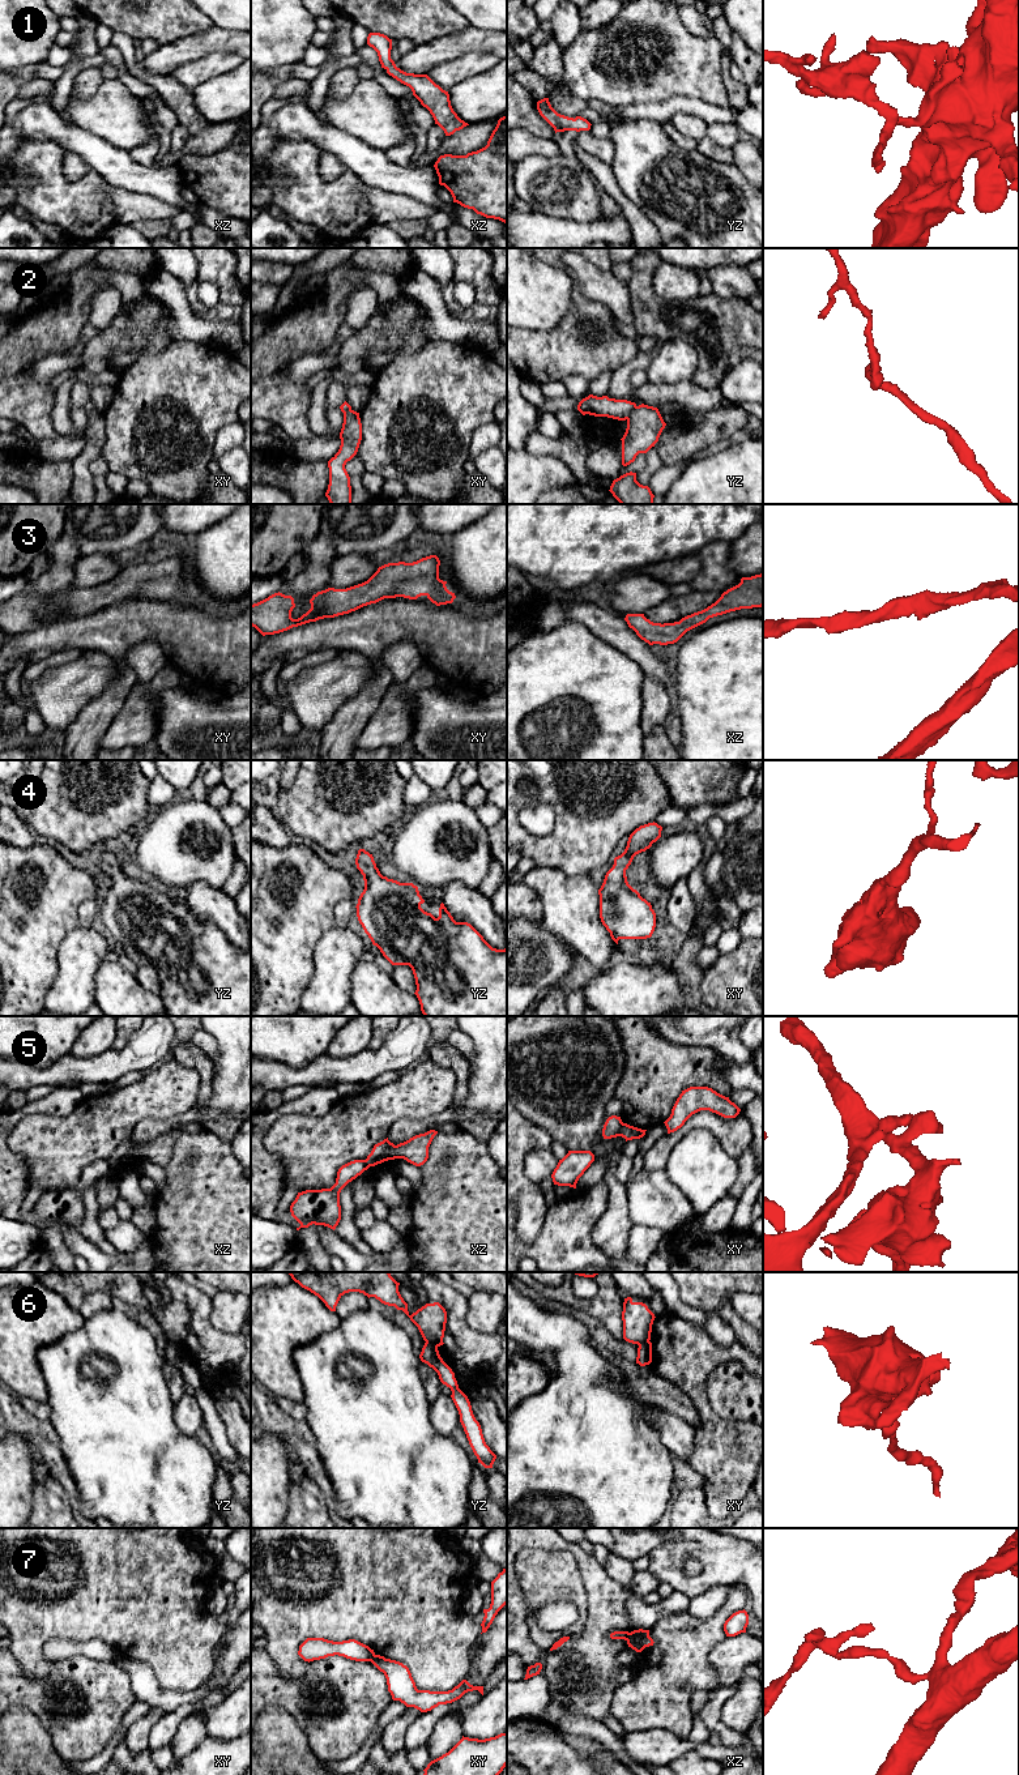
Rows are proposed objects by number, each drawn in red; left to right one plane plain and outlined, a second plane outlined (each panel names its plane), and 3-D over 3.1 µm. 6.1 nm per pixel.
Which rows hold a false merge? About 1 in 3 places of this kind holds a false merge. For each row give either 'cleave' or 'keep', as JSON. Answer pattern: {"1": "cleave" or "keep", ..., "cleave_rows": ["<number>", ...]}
{"1": "keep", "2": "cleave", "3": "keep", "4": "keep", "5": "cleave", "6": "cleave", "7": "cleave", "cleave_rows": ["2", "5", "6", "7"]}

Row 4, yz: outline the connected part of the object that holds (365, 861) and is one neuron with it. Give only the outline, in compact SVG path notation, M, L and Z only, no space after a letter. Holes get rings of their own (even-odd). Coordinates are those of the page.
M364 849L358 850L355 865L364 880L364 889L361 893L355 906L358 921L362 925L364 933L371 939L372 944L380 950L383 956L392 965L409 965L412 968L417 985L414 994L419 1000L422 1014L425 1016L507 1016L507 947L504 950L493 948L470 923L456 922L443 903L440 904L438 918L435 918L431 913L425 912L421 908L425 900L419 895L418 887L413 883L400 883L383 876L376 867L372 854Z

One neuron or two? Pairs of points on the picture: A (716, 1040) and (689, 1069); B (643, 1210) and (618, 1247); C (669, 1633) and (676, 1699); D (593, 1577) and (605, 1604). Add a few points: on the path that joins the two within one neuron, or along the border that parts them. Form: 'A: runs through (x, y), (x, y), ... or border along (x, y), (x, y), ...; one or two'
A: border along (678, 1044), (708, 1046), (727, 1062); two
B: border along (626, 1194), (630, 1220), (634, 1224); two
C: runs through (673, 1650), (673, 1682); one
D: runs through (598, 1583), (605, 1598); one

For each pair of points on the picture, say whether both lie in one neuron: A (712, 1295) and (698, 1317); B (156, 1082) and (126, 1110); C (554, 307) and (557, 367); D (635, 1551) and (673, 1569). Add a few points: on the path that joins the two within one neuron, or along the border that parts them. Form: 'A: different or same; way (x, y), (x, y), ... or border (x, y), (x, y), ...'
A: different; border (678, 1292), (686, 1304), (698, 1308), (704, 1314)
B: same; way (148, 1089), (133, 1103)
C: different; border (570, 299), (565, 316), (553, 328), (525, 329)
D: different; border (664, 1541), (648, 1554)

